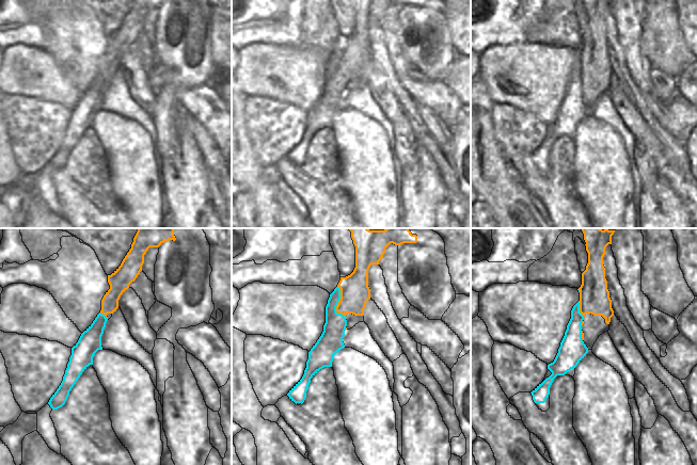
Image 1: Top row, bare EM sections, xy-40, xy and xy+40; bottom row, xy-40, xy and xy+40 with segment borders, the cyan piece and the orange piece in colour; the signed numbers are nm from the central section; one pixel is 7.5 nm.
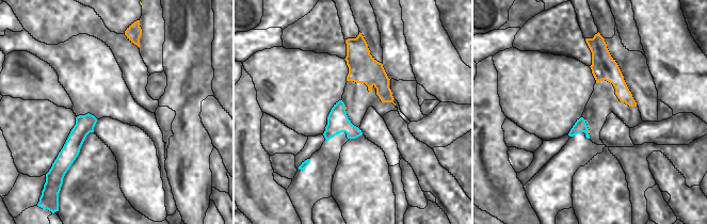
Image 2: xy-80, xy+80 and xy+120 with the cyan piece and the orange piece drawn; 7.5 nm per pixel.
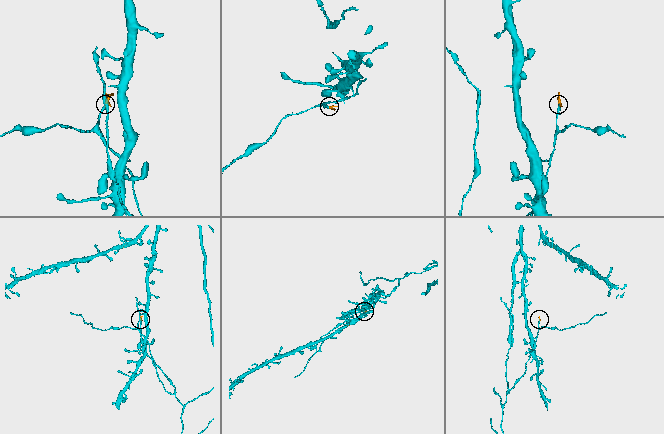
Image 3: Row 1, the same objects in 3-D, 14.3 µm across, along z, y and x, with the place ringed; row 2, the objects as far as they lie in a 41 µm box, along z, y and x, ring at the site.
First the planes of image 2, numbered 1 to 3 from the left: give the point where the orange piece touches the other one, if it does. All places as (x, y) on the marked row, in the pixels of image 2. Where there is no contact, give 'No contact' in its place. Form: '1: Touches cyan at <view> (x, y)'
1: No contact
2: Touches cyan at xy+80 (343, 107)
3: Touches cyan at xy+120 (587, 130).

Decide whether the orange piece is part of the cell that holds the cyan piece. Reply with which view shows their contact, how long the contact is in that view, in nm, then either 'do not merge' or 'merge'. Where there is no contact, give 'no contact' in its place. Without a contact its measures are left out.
contact in xy; length 240 nm; merge

